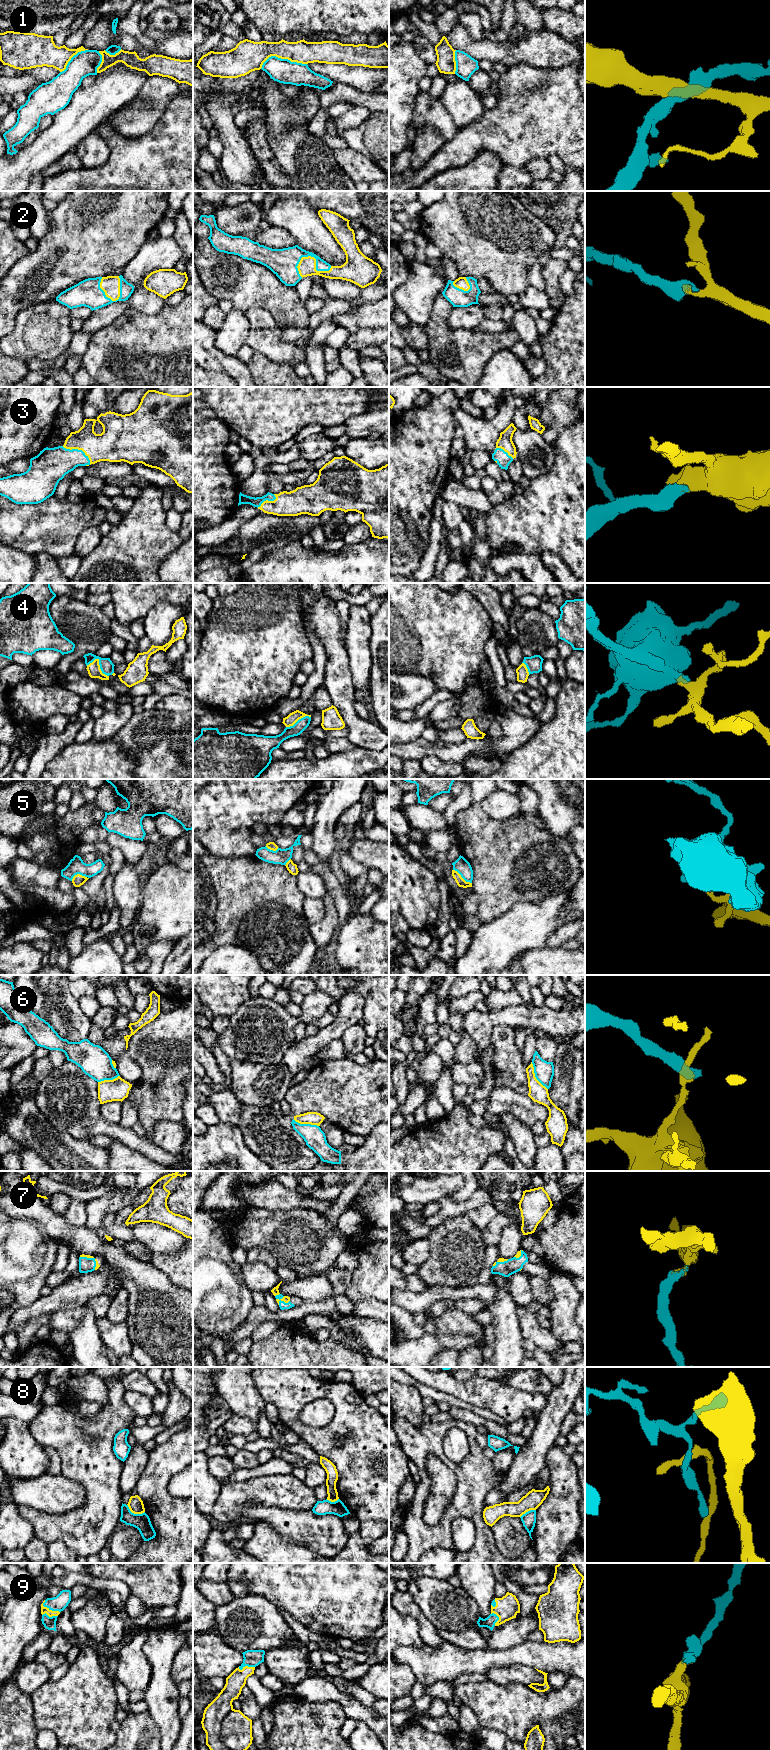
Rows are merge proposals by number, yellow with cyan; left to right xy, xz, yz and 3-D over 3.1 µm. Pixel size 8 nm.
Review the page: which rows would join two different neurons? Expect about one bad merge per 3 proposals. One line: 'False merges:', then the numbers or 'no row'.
False merges: 1, 5, 6, 8

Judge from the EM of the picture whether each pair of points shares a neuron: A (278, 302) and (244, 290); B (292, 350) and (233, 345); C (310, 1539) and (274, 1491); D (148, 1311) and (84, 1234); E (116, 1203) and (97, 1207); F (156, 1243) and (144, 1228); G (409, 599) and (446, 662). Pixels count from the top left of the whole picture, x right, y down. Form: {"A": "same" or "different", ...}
{"A": "same", "B": "different", "C": "different", "D": "same", "E": "same", "F": "same", "G": "same"}

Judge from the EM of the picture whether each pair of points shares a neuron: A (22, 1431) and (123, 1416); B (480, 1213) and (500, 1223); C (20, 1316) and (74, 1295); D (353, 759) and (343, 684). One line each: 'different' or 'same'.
A: different
B: different
C: same
D: different

